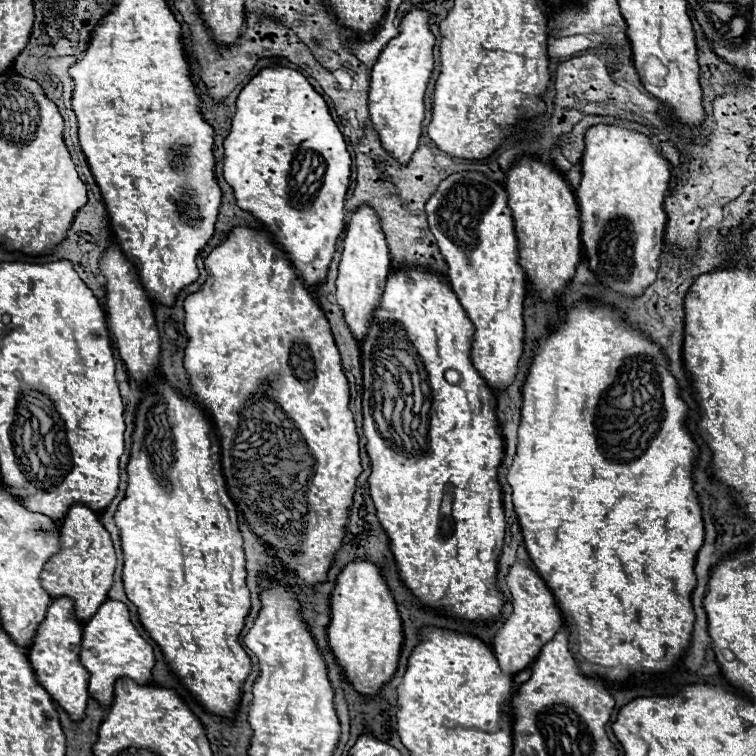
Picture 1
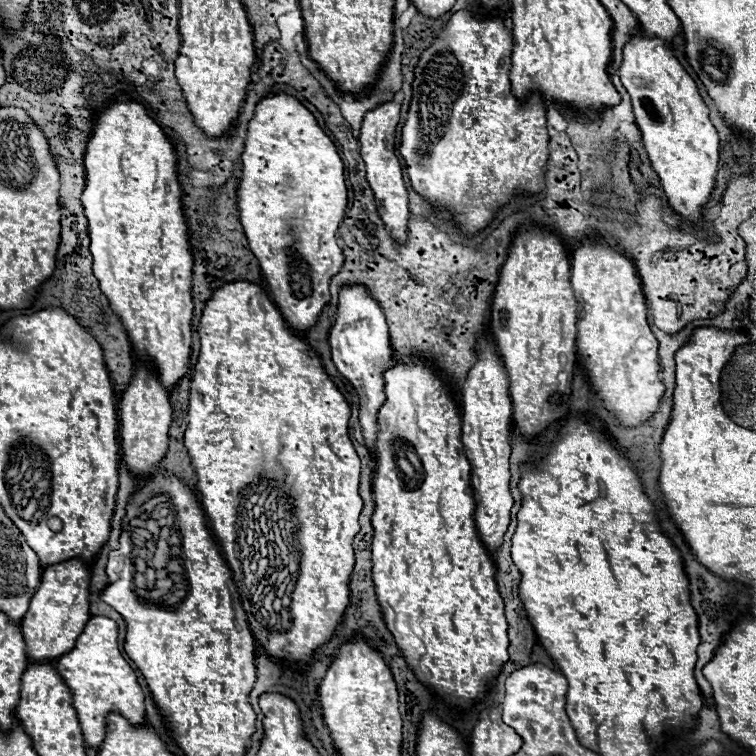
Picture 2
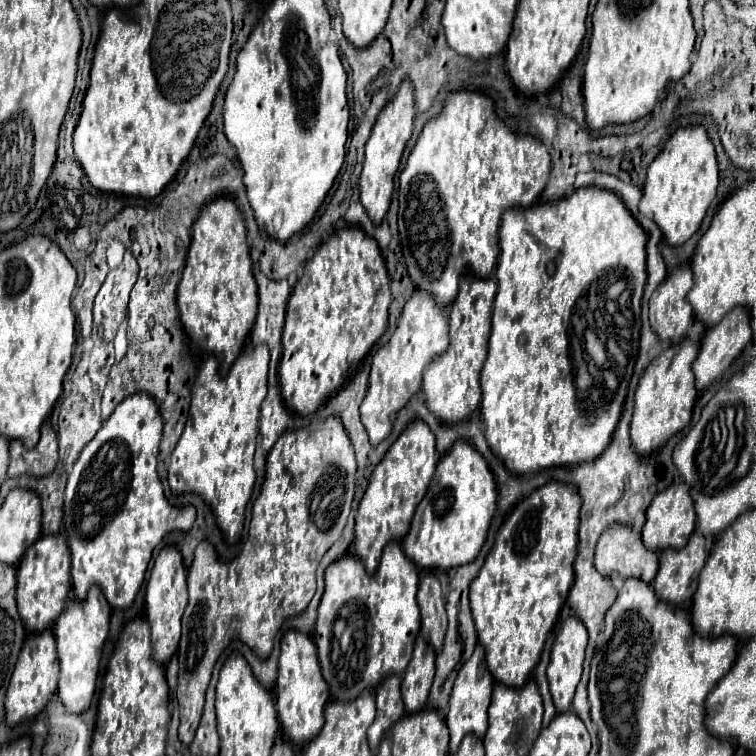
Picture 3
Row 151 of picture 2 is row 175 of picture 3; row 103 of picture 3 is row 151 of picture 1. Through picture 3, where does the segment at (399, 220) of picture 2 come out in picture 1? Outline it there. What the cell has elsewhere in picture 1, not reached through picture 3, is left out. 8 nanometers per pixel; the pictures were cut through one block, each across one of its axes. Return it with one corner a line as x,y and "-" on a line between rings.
412,8
400,22
400,34
386,44
370,78
370,118
380,134
382,146
400,162
408,164
418,148
424,120
424,92
434,72
434,34
430,32
430,12

